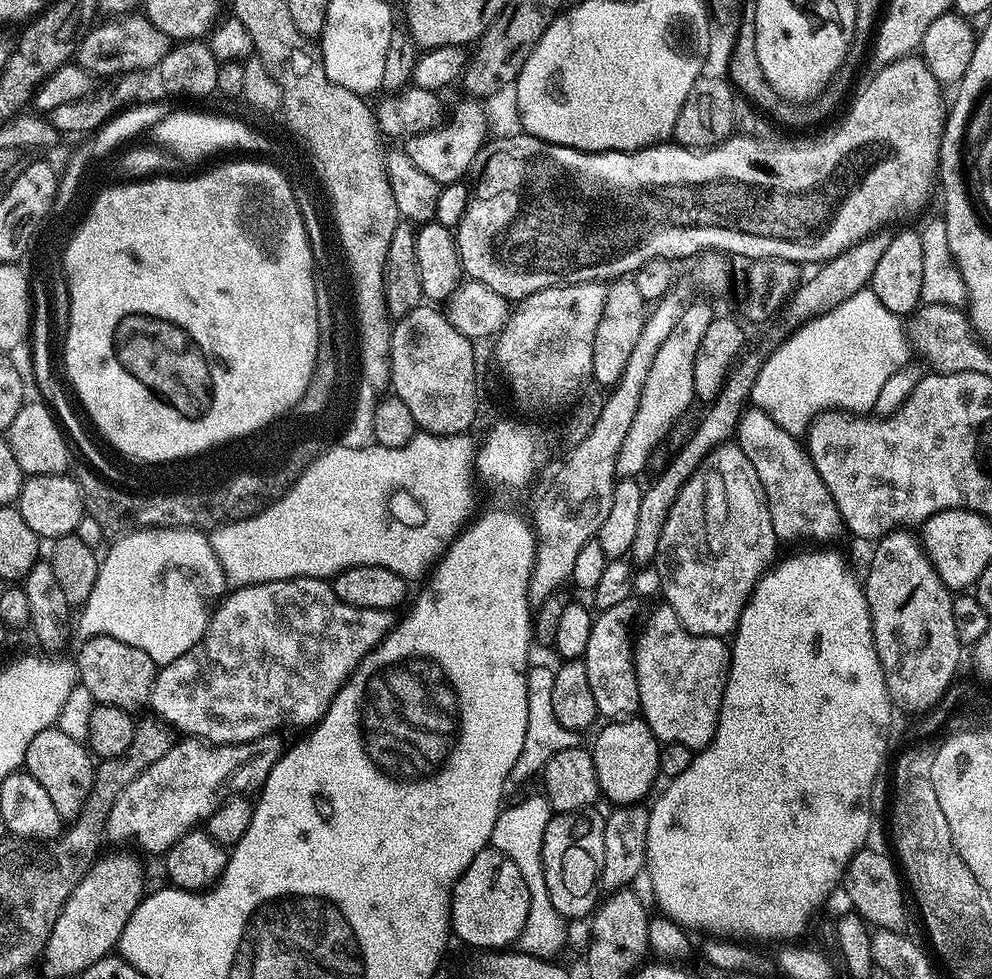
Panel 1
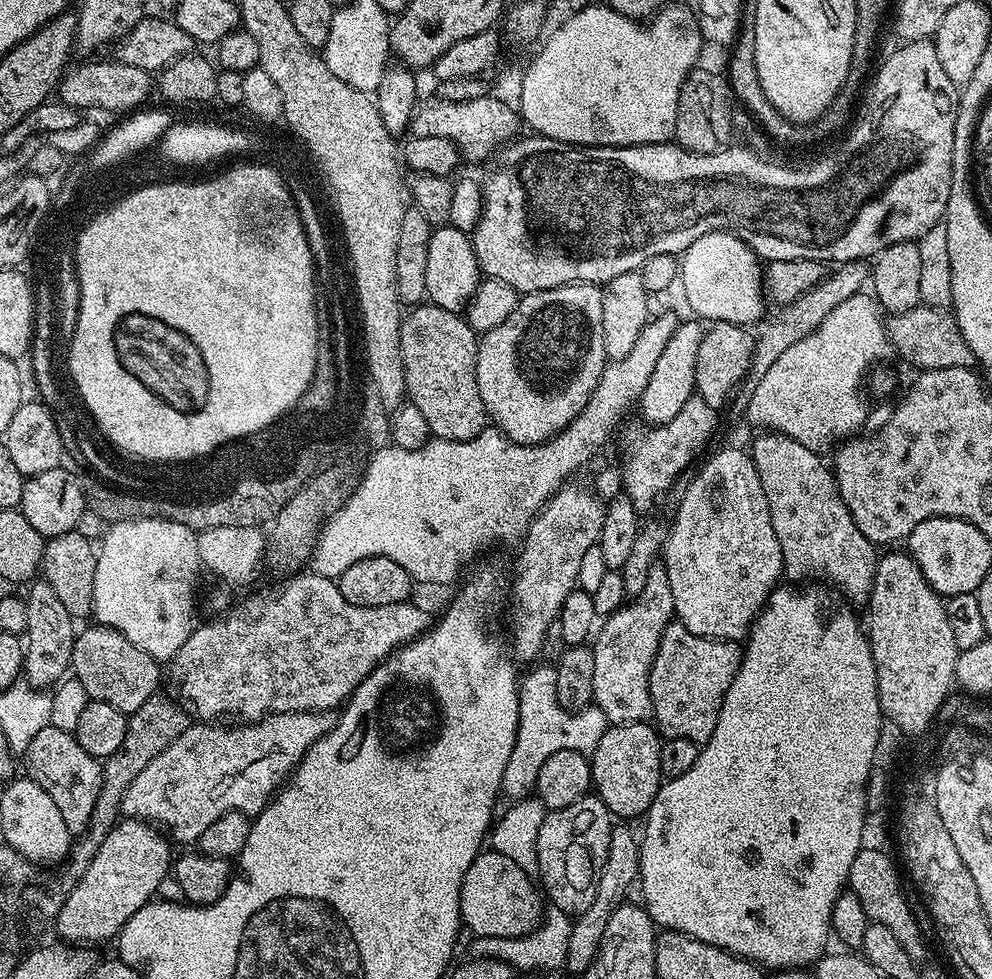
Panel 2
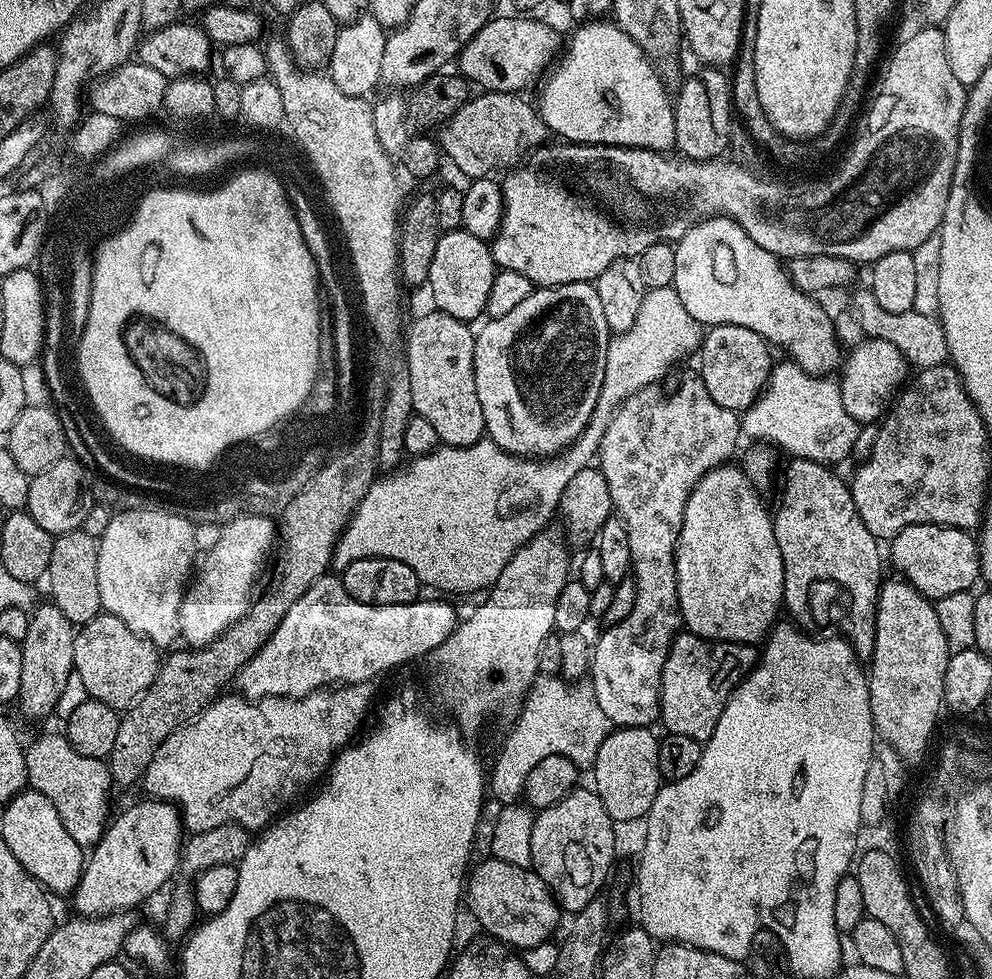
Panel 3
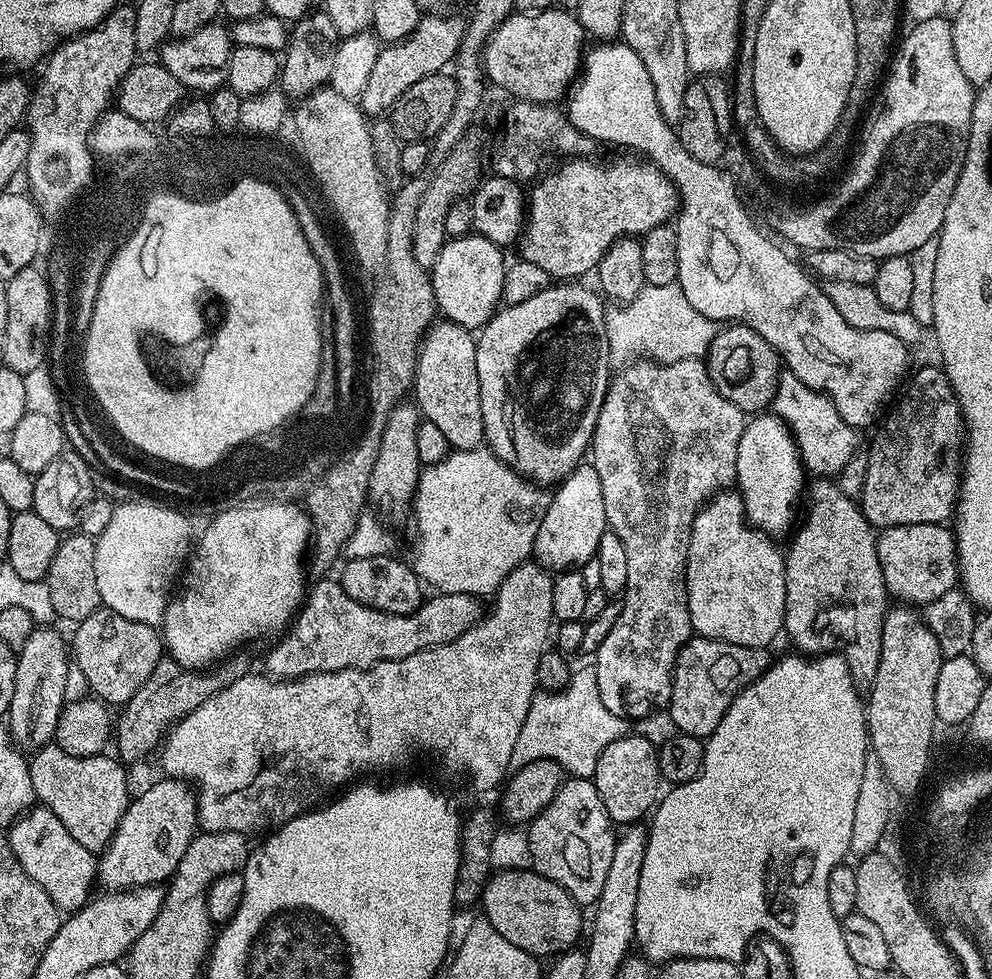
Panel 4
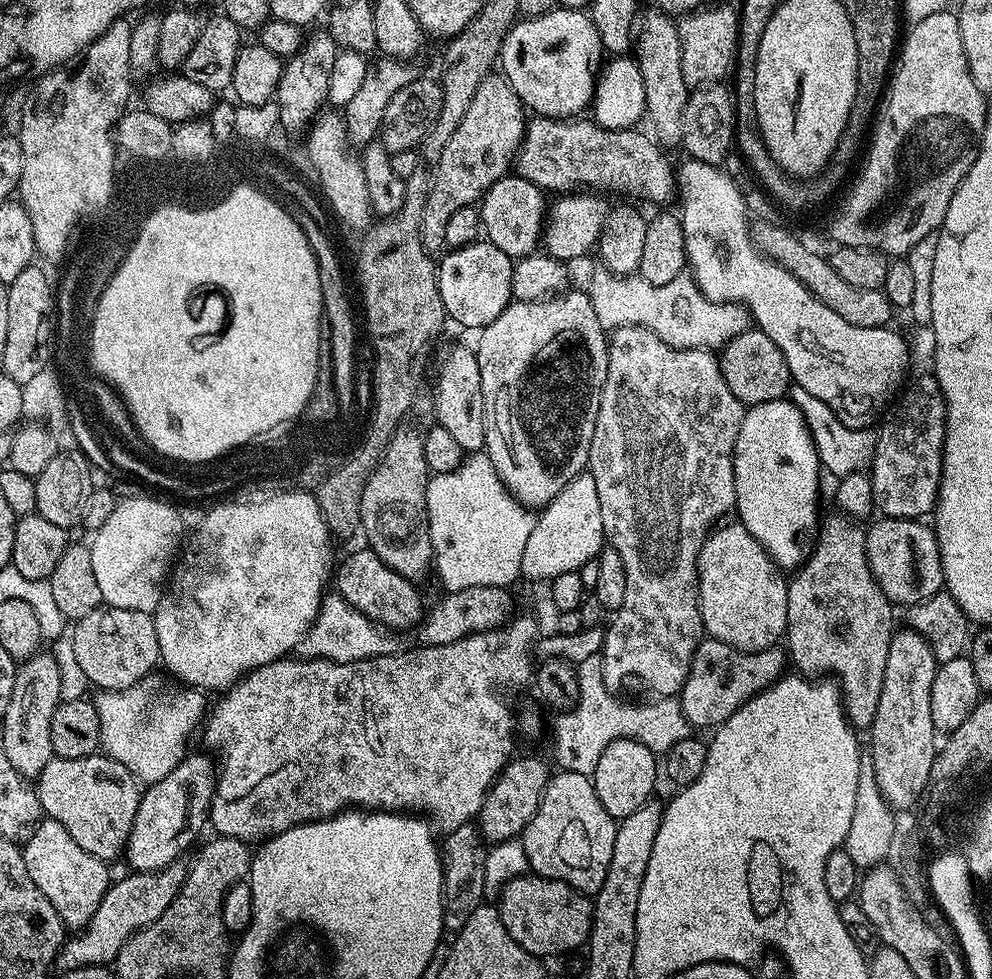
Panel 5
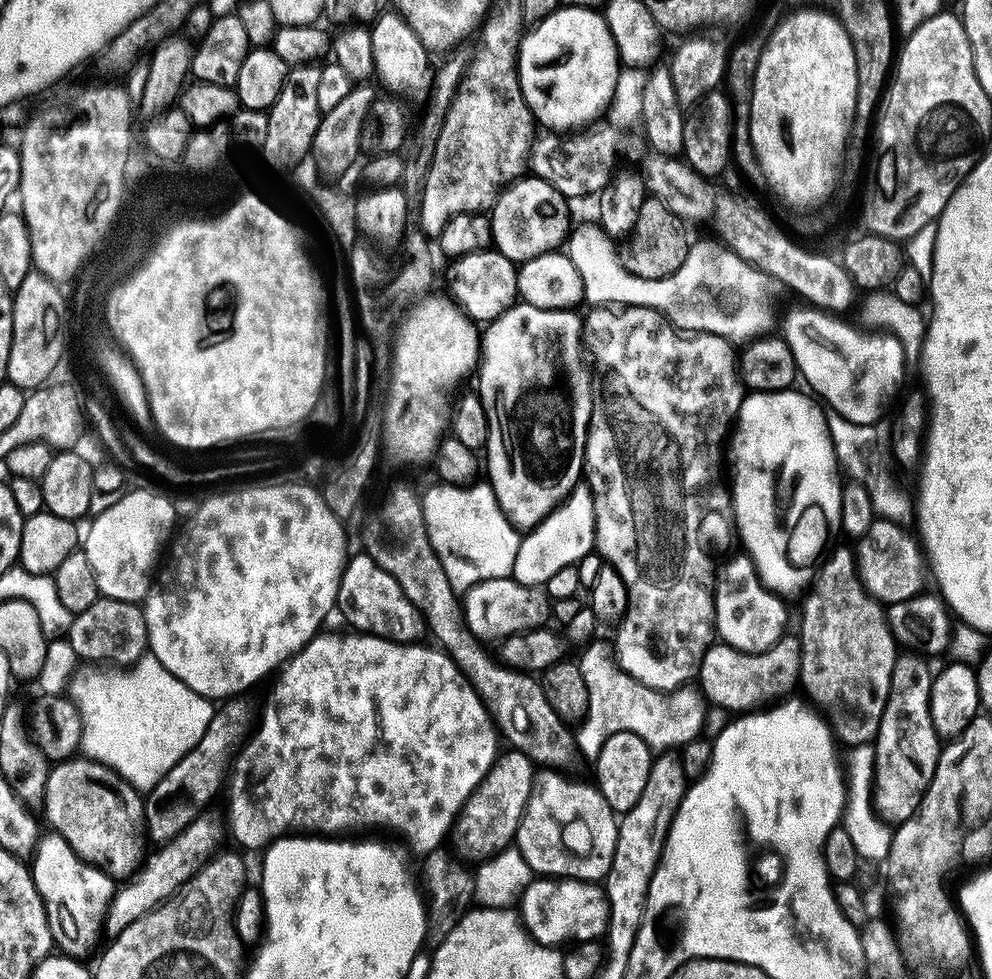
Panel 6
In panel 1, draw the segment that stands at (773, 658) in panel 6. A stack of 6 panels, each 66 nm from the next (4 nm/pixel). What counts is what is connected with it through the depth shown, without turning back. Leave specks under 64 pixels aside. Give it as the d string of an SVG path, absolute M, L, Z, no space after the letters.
M667 606L656 609L648 620L644 630L639 631L634 642L634 659L636 662L636 681L640 699L639 715L650 726L656 739L661 744L682 742L694 750L708 747L714 738L722 698L728 681L728 667L732 661L729 645L718 636L696 636L678 622L678 614Z

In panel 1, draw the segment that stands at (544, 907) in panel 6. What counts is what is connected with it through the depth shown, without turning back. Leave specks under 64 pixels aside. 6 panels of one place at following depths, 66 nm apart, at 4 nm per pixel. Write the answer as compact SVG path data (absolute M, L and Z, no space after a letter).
M497 848L482 849L452 888L450 928L455 939L457 936L475 950L507 949L515 945L522 926L526 926L526 914L530 914L530 890L526 890L518 866Z

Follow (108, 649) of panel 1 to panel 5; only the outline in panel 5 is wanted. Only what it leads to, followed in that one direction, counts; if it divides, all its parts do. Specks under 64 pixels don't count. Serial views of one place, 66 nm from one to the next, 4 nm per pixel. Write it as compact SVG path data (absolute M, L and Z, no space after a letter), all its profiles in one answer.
M101 606L90 610L86 618L75 621L70 639L74 654L82 671L86 674L89 685L105 692L121 692L140 683L149 675L155 664L161 663L158 634L147 612L122 610Z

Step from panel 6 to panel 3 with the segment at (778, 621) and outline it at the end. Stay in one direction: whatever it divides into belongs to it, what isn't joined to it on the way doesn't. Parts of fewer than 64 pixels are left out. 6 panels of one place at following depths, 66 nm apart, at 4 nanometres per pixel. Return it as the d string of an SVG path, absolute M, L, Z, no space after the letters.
M729 462L707 472L686 502L682 530L676 543L680 619L687 631L707 640L756 646L773 631L776 615L782 612L784 563L782 550L778 550L778 538L774 538L773 513L760 501L761 493L748 481L743 467L734 465Z

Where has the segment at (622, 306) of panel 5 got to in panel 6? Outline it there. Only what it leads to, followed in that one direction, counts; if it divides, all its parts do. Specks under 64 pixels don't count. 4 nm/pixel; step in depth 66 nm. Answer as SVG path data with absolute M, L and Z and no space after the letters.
M577 223L566 241L568 257L578 266L583 276L584 300L592 306L635 306L652 308L665 317L673 328L685 333L705 332L723 336L733 342L751 342L765 334L771 333L772 300L768 297L770 277L758 271L752 264L747 264L740 255L727 246L707 248L704 244L693 243L686 254L686 262L661 280L638 278L625 266L622 256L616 253L613 237L607 236L603 227L596 224Z

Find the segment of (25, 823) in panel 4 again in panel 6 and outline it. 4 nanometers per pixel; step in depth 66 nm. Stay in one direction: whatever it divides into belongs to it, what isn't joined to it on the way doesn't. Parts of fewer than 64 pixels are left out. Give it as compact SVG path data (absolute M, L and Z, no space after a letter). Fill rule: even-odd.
M44 834L36 843L36 853L30 861L32 881L48 911L52 943L63 955L84 958L87 952L97 951L100 932L105 931L104 919L117 881L93 864L87 864L66 842L55 834ZM96 948L96 949L95 949Z

